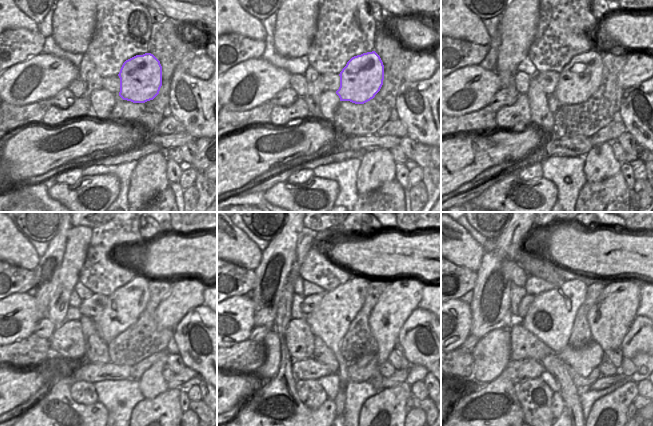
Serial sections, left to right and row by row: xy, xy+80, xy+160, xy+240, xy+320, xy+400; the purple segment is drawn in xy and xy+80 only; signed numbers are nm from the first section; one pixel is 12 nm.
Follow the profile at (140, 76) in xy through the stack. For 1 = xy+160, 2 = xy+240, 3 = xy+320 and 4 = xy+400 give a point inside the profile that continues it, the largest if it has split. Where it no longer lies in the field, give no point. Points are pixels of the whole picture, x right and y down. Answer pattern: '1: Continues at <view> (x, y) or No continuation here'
1: Continues at xy+160 (579, 79)
2: Continues at xy+240 (124, 306)
3: Continues at xy+320 (330, 320)
4: Continues at xy+400 (551, 316).

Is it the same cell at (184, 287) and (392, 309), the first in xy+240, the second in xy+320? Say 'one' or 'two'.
one

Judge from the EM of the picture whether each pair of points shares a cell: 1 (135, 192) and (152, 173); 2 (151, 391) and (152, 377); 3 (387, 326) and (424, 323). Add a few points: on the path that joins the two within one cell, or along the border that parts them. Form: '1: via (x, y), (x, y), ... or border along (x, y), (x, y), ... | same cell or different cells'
1: via (140, 187), (149, 178) | same cell
2: via (151, 388), (152, 380) | same cell
3: border along (417, 307), (400, 329), (397, 342) | different cells

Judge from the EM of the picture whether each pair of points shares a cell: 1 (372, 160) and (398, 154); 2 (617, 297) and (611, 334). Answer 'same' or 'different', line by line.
1: different
2: same

